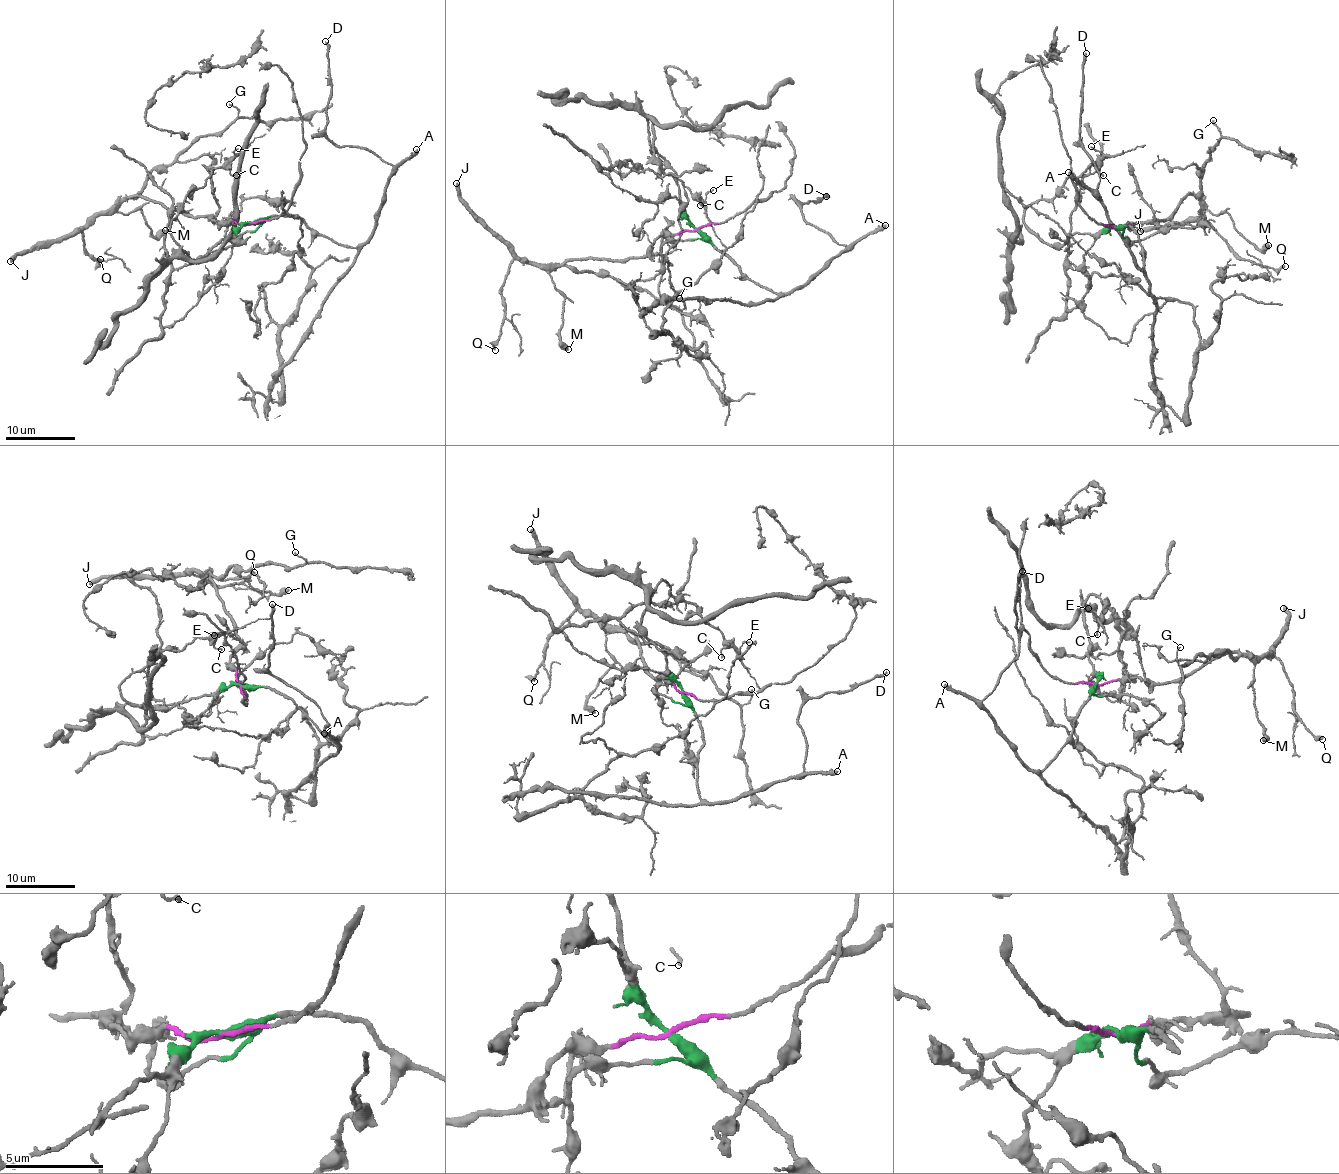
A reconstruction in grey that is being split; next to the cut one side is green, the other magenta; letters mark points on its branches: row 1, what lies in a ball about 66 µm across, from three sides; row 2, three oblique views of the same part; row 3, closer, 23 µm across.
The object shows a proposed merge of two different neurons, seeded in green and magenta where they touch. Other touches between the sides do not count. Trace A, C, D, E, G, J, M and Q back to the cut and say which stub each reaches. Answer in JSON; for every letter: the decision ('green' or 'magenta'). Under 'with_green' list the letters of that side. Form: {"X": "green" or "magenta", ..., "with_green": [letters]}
{"A": "green", "C": "green", "D": "green", "E": "green", "G": "magenta", "J": "magenta", "M": "magenta", "Q": "magenta", "with_green": ["A", "C", "D", "E"]}

